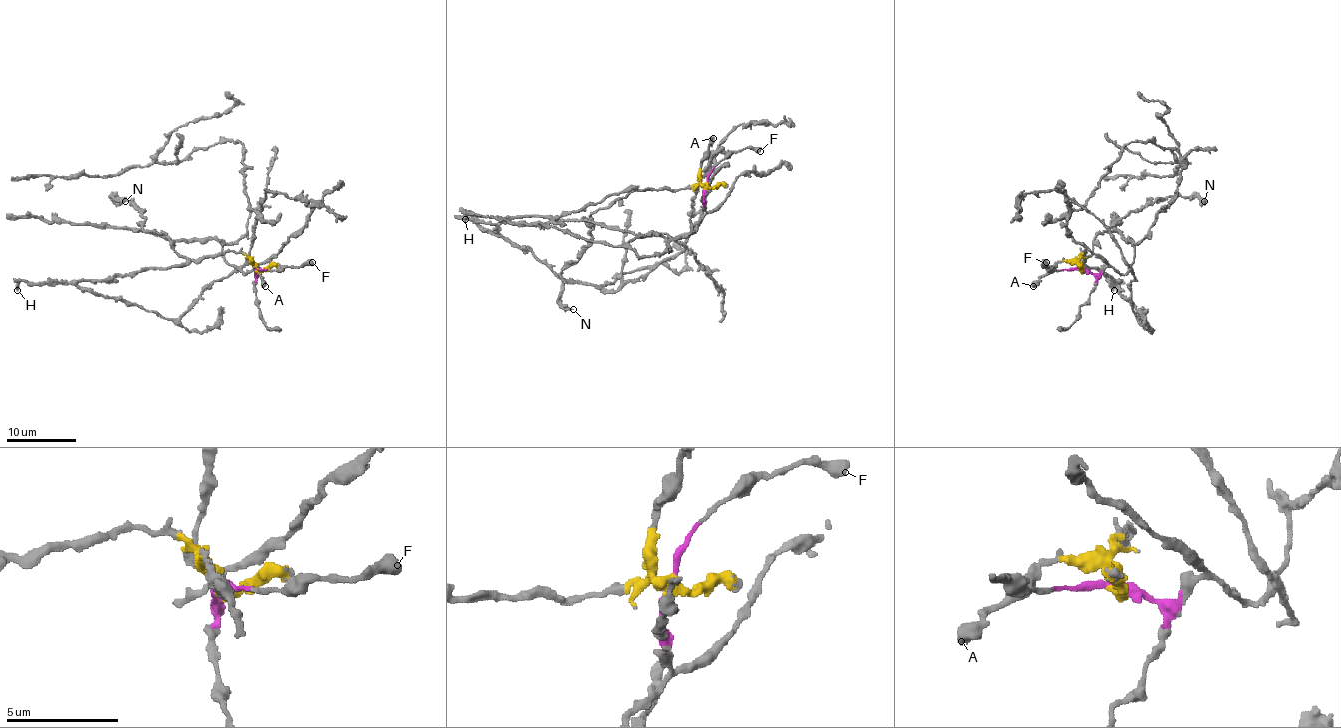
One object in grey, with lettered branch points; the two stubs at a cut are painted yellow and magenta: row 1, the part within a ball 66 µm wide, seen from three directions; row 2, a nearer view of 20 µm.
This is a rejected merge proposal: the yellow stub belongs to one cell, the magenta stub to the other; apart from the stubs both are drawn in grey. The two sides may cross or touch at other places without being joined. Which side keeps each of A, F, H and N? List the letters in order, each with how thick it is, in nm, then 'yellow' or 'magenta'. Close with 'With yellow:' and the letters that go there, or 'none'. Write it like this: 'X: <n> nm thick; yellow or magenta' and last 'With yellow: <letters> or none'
A: 600 nm thick; yellow
F: 600 nm thick; magenta
H: 440 nm thick; yellow
N: 300 nm thick; yellow
With yellow: A, H, N

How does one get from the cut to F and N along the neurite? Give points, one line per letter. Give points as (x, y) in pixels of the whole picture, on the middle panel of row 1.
F: (706, 186), (706, 176), (723, 158), (746, 148), (760, 151)
N: (706, 186), (634, 189), (598, 209), (591, 216), (591, 245), (561, 273), (559, 301), (573, 308)

